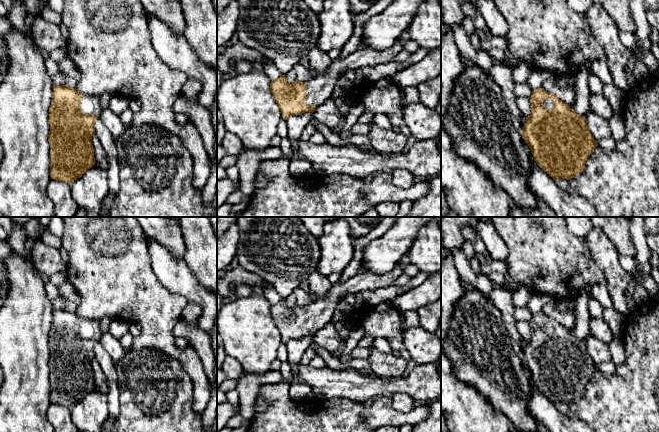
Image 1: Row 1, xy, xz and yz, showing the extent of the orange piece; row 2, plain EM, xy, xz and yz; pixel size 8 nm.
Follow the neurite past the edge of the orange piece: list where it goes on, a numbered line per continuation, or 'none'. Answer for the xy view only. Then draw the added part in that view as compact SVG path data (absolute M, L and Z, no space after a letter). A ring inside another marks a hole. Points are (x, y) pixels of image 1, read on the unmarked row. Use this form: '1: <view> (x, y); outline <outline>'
1: xy (90, 328); outline M84 319L81 324L81 334L86 338L100 339L102 332L98 319Z

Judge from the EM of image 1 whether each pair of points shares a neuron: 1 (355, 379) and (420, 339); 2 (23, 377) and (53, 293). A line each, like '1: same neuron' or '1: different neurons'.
1: different neurons
2: different neurons

